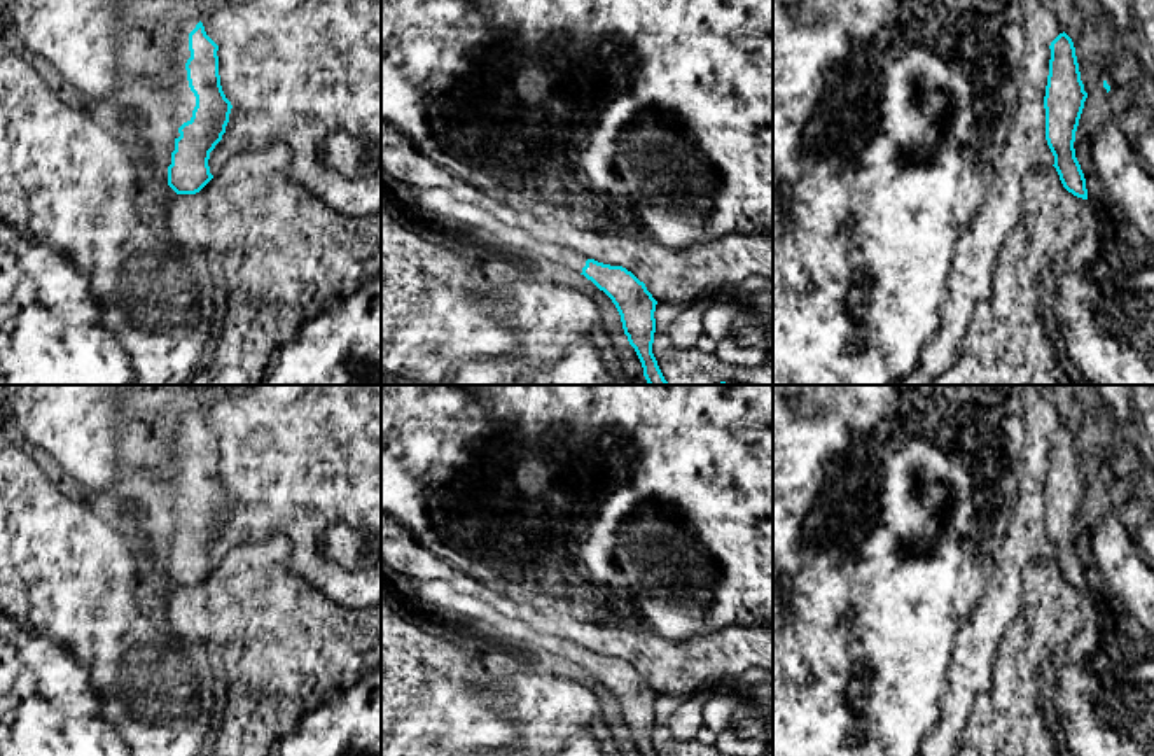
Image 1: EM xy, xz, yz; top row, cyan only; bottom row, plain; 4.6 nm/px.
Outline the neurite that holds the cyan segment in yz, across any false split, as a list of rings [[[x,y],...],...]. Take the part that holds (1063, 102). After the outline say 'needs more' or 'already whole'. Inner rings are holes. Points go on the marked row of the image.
[[[1063,32],[1049,46],[1049,75],[1044,96],[1046,140],[1063,187],[1088,200],[1086,178],[1075,158],[1075,131],[1088,93],[1081,80],[1072,38]]]; already whole

